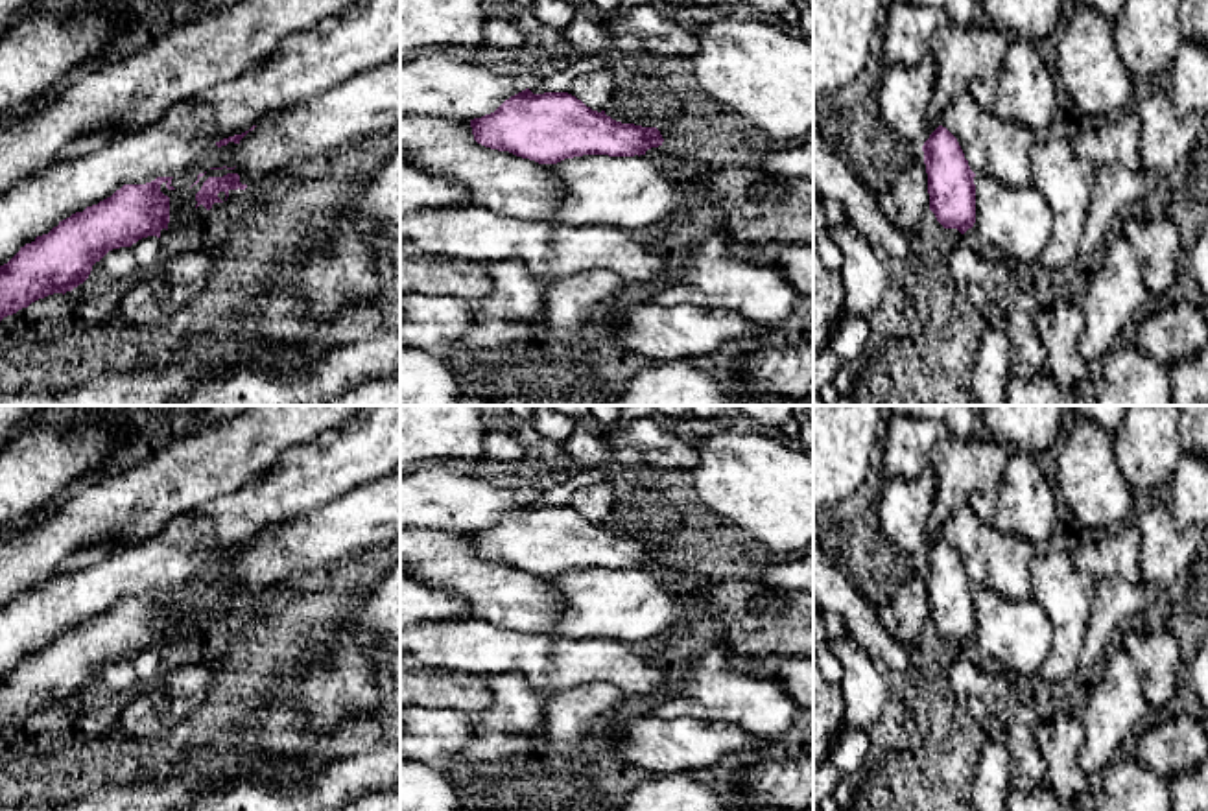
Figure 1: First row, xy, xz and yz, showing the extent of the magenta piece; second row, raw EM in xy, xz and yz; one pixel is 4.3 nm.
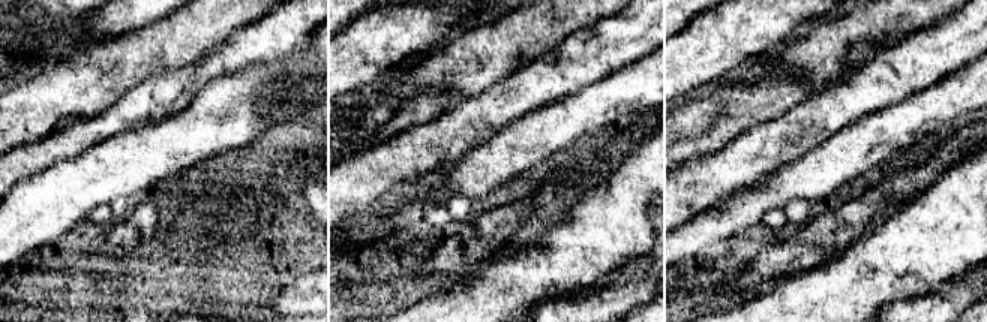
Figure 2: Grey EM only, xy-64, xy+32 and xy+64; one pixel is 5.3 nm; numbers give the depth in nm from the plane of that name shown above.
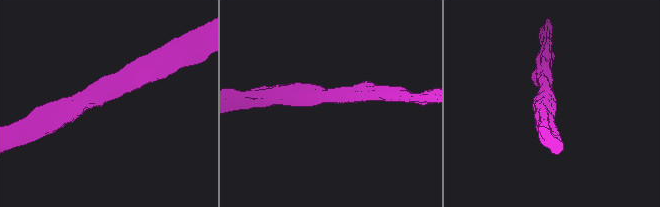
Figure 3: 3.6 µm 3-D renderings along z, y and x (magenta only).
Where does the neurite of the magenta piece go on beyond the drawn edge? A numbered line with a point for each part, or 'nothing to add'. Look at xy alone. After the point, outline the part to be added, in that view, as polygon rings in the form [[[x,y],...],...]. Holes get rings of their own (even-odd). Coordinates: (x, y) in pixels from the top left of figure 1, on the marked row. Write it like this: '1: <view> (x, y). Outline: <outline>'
nothing to add

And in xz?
nothing to add

